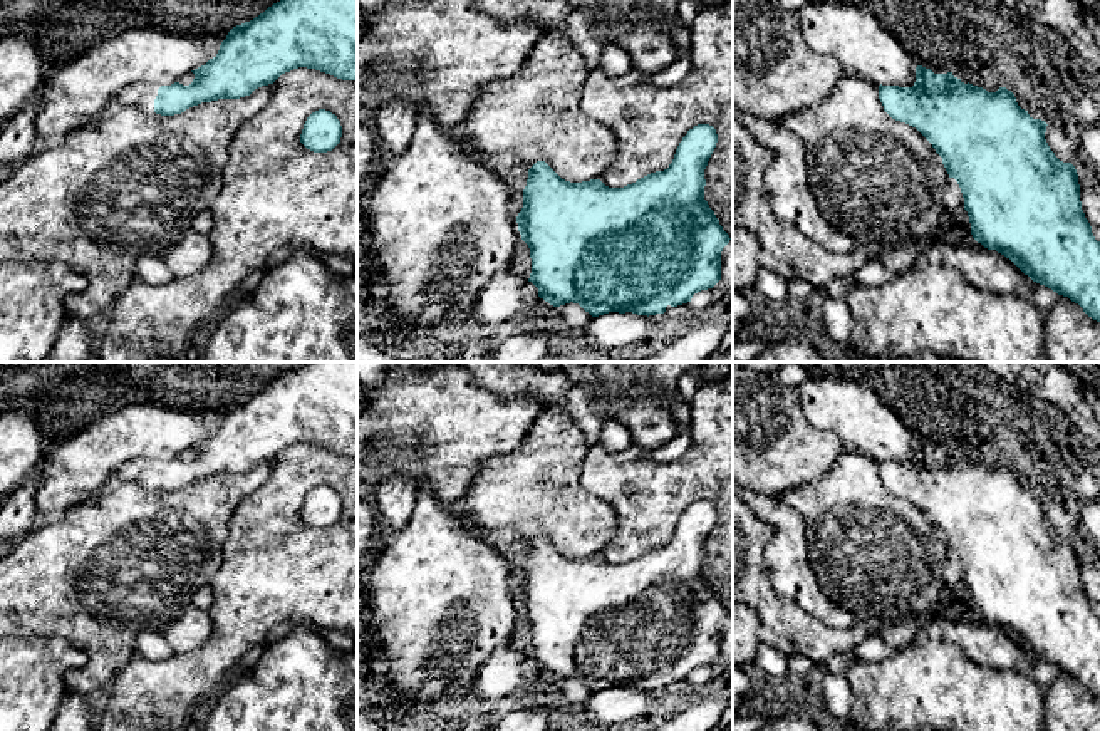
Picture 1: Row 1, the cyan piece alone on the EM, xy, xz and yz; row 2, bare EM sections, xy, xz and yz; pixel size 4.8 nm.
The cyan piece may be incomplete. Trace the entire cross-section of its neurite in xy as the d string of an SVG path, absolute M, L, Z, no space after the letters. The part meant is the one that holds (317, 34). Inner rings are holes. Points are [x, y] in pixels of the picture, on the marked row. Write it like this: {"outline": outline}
{"outline": "M280 0L253 20L233 27L218 54L191 70L195 79L189 86L131 84L114 97L109 111L136 106L151 116L174 116L201 102L250 96L298 67L357 80L357 0Z"}

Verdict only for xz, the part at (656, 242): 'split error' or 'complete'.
complete

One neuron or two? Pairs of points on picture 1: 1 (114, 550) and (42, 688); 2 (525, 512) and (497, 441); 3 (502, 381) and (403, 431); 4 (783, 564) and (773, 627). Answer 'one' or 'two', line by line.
1: two
2: two
3: two
4: two

